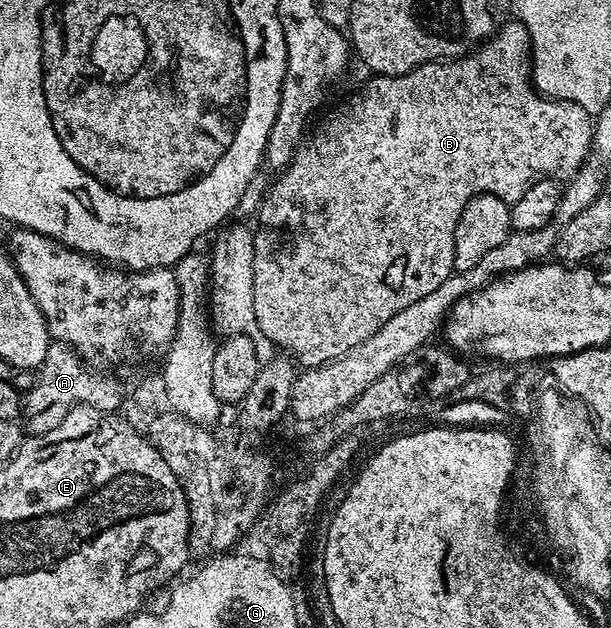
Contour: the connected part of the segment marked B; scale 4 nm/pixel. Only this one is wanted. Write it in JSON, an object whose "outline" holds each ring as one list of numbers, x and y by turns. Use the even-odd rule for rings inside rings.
{"outline":[[511,18,507,25,500,27,490,38,483,41,482,45,465,56,459,57,458,60,449,60,446,62,432,62,430,64,422,64,413,70,409,70,400,76,381,76,372,75,366,83,362,85,363,93,355,96,352,100,344,102,340,108,335,108,313,131,300,143,295,150,295,157,291,159,290,164,278,173,279,176,275,180,275,185,266,189,262,204,259,205,257,213,257,221,259,220,260,228,255,232,255,253,253,254,253,310,257,314,257,326,261,326,261,334,265,334,265,338,269,338,276,349,282,350,284,353,290,354,296,365,302,366,304,369,316,368,322,364,328,364,331,360,336,360,339,356,345,355,353,350,353,346,361,346,361,342,365,342,365,338,369,338,373,334,377,334,377,330,381,330,381,326,385,326,385,322,389,322,389,318,393,318,393,314,401,314,401,310,405,310,405,306,413,306,413,302,418,302,420,298,425,298,425,294,433,294,433,290,437,290,437,286,441,286,441,282,445,282,455,272,455,231,457,230,457,222,461,218,461,210,465,210,467,201,472,200,474,196,480,196,482,192,492,192,497,198,504,200,506,204,513,205,534,183,547,177,570,178,574,176,576,170,587,160,587,155,591,149,591,139,595,133,595,125,593,123,592,113,584,110,581,106,577,106,568,100,552,100,535,91,533,87,533,61,531,59,531,39,527,33,527,28,517,18]]}

